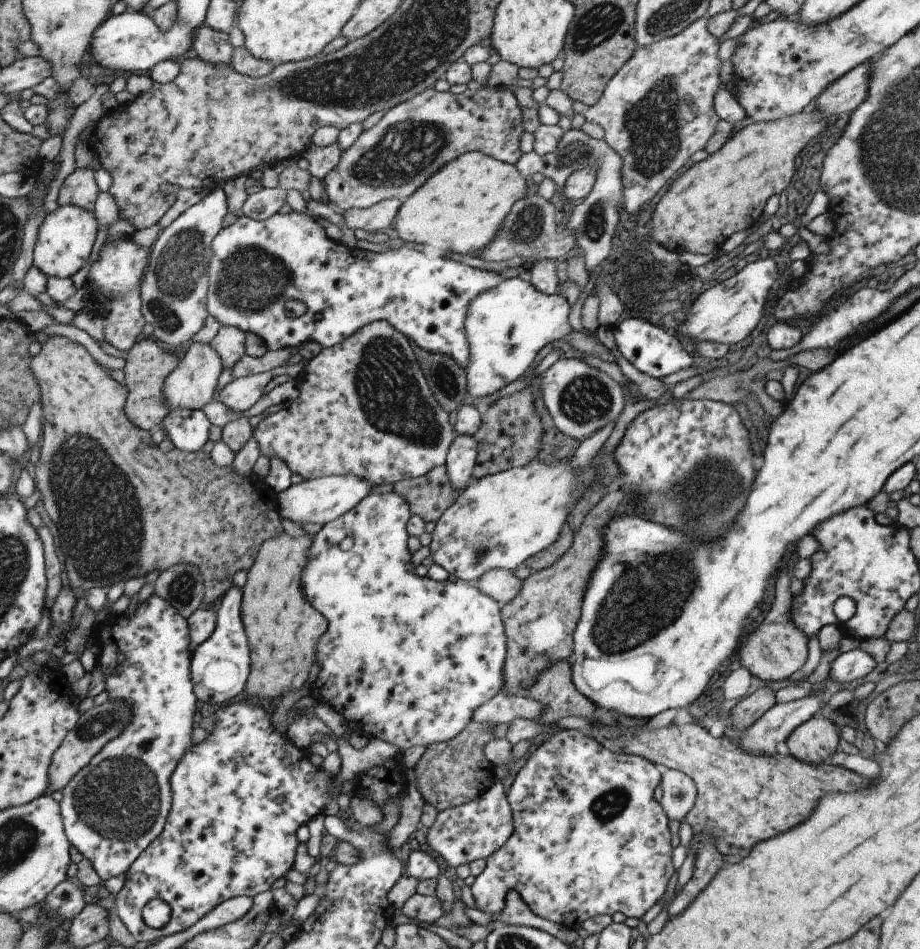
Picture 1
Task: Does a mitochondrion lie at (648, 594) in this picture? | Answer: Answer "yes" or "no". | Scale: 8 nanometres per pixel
yes

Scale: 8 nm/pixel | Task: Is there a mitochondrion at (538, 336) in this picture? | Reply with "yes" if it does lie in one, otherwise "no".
no

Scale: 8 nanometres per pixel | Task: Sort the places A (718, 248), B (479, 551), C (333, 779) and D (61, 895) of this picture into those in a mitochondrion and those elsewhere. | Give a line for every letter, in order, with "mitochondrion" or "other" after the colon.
A: other
B: mitochondrion
C: other
D: other

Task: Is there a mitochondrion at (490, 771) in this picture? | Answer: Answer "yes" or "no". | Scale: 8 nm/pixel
no

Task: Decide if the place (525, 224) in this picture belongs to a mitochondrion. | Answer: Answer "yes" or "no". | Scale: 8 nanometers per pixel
yes

